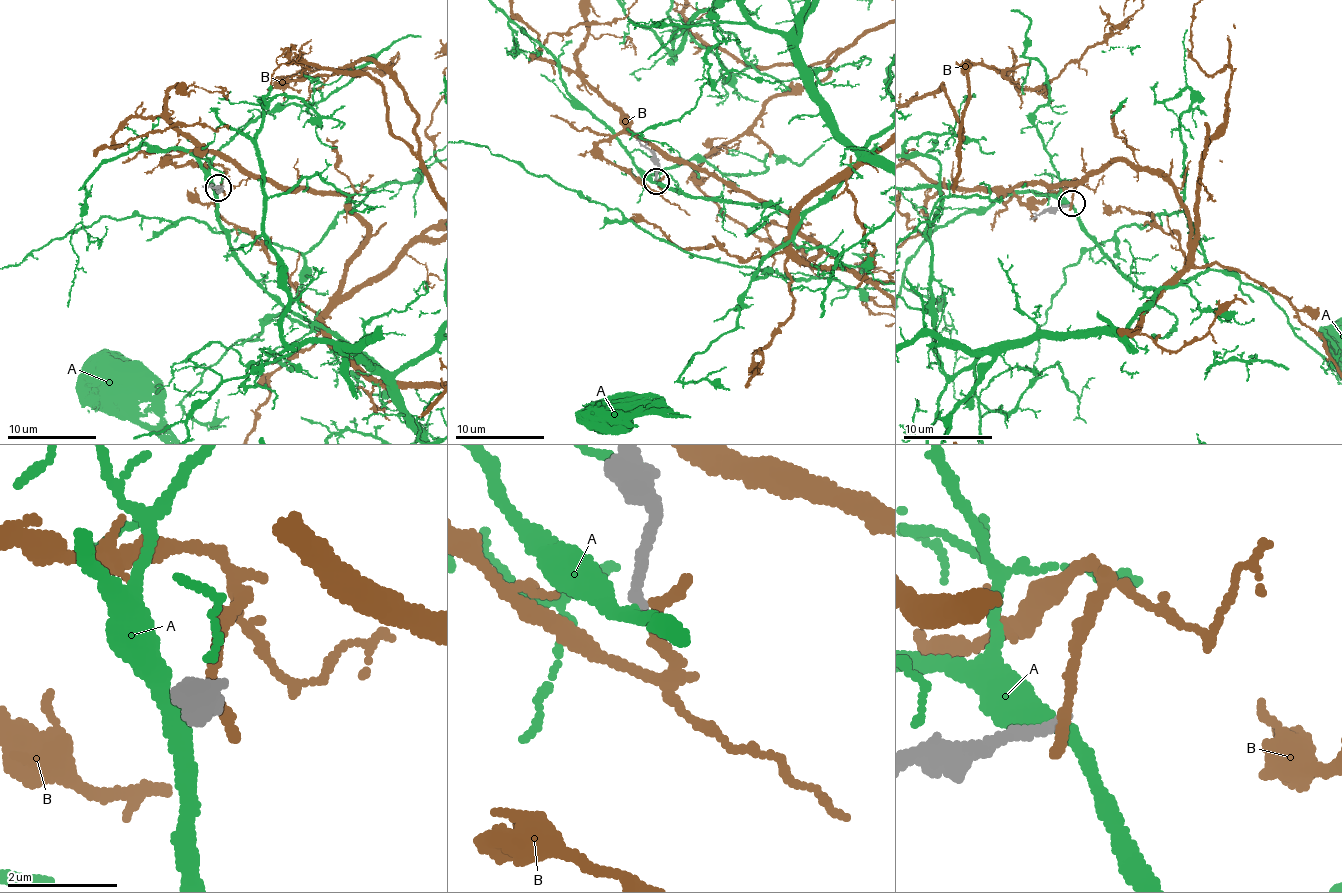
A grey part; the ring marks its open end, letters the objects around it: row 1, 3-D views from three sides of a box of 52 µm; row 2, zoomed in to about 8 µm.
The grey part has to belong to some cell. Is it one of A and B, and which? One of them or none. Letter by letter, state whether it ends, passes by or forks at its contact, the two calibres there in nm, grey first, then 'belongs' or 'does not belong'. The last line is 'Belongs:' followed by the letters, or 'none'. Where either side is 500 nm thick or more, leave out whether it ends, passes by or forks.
A: it passes by | 190/280 nm | does not belong
B: it ends | 200/240 nm | does not belong
Belongs: none

